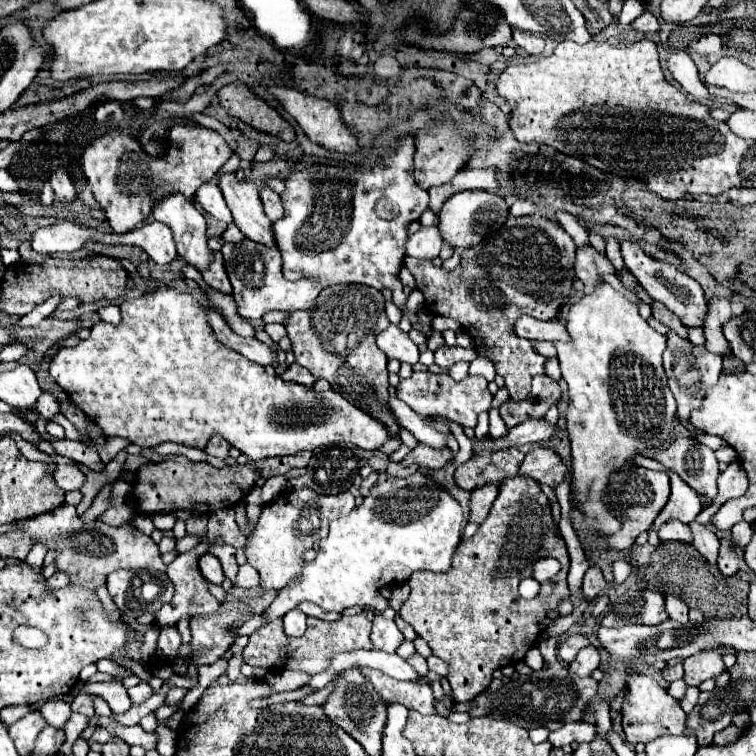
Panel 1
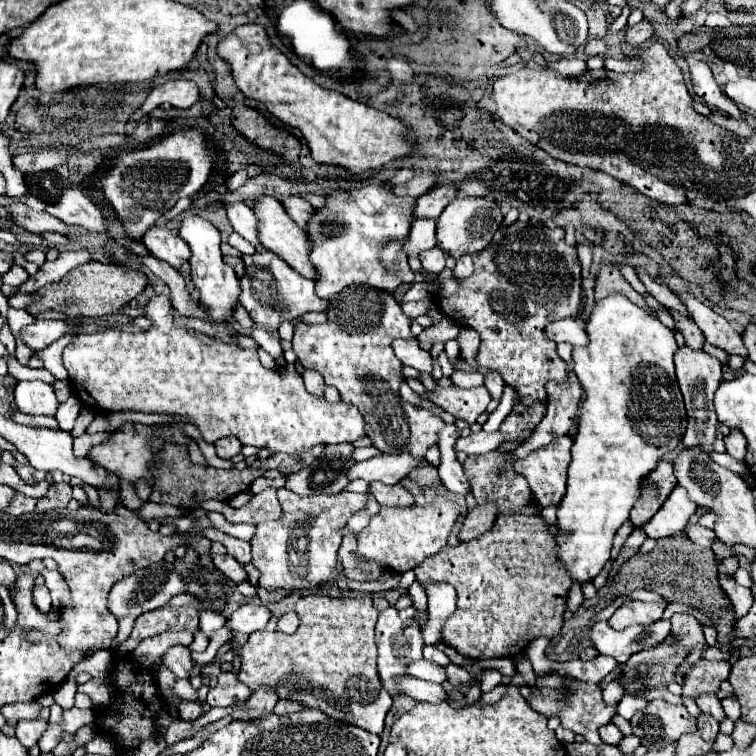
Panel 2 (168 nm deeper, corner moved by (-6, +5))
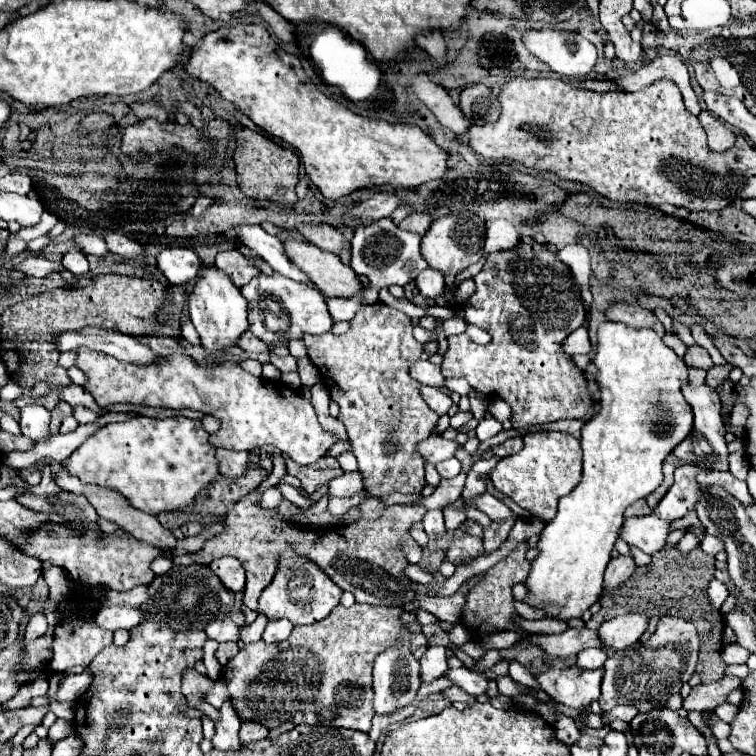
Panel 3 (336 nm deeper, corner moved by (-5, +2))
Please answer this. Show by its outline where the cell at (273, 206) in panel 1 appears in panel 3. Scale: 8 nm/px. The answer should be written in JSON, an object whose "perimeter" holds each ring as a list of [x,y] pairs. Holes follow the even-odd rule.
{"perimeter":[[[302,225],[302,227],[298,227],[298,233],[302,233],[304,239],[308,239],[310,243],[314,243],[320,249],[334,253],[334,255],[340,255],[346,247],[350,247],[350,243],[344,239],[344,235],[330,225]]]}

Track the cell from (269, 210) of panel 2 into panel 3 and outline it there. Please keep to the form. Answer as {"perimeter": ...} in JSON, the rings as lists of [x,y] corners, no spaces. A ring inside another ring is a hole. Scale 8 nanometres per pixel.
{"perimeter":[[[284,241],[290,261],[294,261],[316,287],[330,297],[356,297],[364,291],[358,275],[344,265],[338,255],[326,253],[312,243]]]}

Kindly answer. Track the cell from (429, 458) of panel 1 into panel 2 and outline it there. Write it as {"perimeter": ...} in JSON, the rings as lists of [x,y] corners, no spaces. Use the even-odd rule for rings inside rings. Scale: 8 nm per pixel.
{"perimeter":[[[409,452],[401,454],[383,454],[375,456],[363,462],[357,462],[349,470],[349,478],[363,478],[365,482],[383,482],[383,484],[399,484],[403,476],[407,476],[411,470],[421,468],[421,466],[431,466],[425,458],[415,458]]]}

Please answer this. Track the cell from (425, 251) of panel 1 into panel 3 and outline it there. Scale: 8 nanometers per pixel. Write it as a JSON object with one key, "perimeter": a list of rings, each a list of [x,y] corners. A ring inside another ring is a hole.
{"perimeter":[[[424,269],[416,277],[416,287],[424,299],[434,301],[444,293],[444,275],[438,273],[436,269]]]}

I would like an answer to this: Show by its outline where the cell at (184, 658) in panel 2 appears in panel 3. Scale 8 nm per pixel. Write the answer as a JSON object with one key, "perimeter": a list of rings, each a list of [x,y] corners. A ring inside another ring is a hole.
{"perimeter":[[[198,671],[186,673],[186,677],[182,679],[182,693],[186,695],[190,707],[196,709],[196,705],[200,701],[204,701],[204,697],[212,689],[212,685],[214,685],[214,681],[210,677],[206,677],[206,675],[200,675]]]}

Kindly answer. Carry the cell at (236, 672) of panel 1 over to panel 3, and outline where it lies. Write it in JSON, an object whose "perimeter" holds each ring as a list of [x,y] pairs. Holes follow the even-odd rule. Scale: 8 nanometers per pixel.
{"perimeter":[[[224,701],[222,709],[220,709],[220,721],[216,723],[216,735],[212,739],[214,749],[236,751],[240,747],[238,729],[240,729],[238,715],[234,713],[234,709],[230,709],[230,701]]]}

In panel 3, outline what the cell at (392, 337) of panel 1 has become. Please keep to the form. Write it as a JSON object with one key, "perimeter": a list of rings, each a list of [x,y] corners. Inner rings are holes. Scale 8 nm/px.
{"perimeter":[[[420,359],[418,363],[414,363],[412,369],[410,369],[410,375],[416,381],[420,381],[422,385],[430,385],[430,387],[436,387],[436,389],[444,387],[444,377],[440,373],[440,365],[432,365],[430,361]]]}

